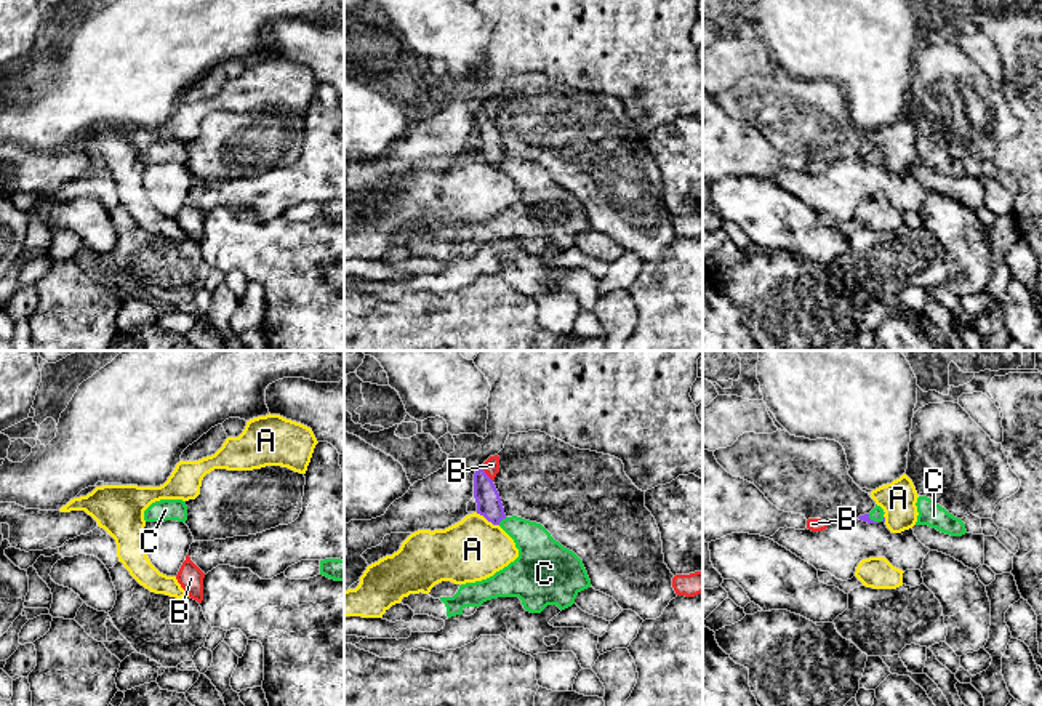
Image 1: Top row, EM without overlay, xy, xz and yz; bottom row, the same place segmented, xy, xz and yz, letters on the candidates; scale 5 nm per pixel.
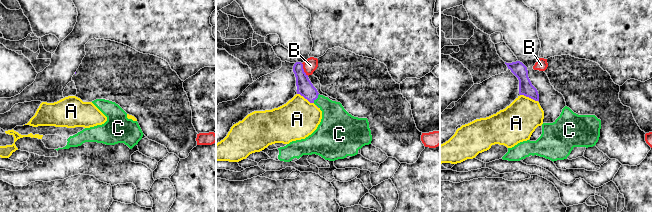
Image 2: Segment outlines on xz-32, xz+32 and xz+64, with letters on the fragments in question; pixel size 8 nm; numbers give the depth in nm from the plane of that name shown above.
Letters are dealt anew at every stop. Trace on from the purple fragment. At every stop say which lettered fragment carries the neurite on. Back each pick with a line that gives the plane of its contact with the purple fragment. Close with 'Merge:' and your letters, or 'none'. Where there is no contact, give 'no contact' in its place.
C: xz
Merge: C

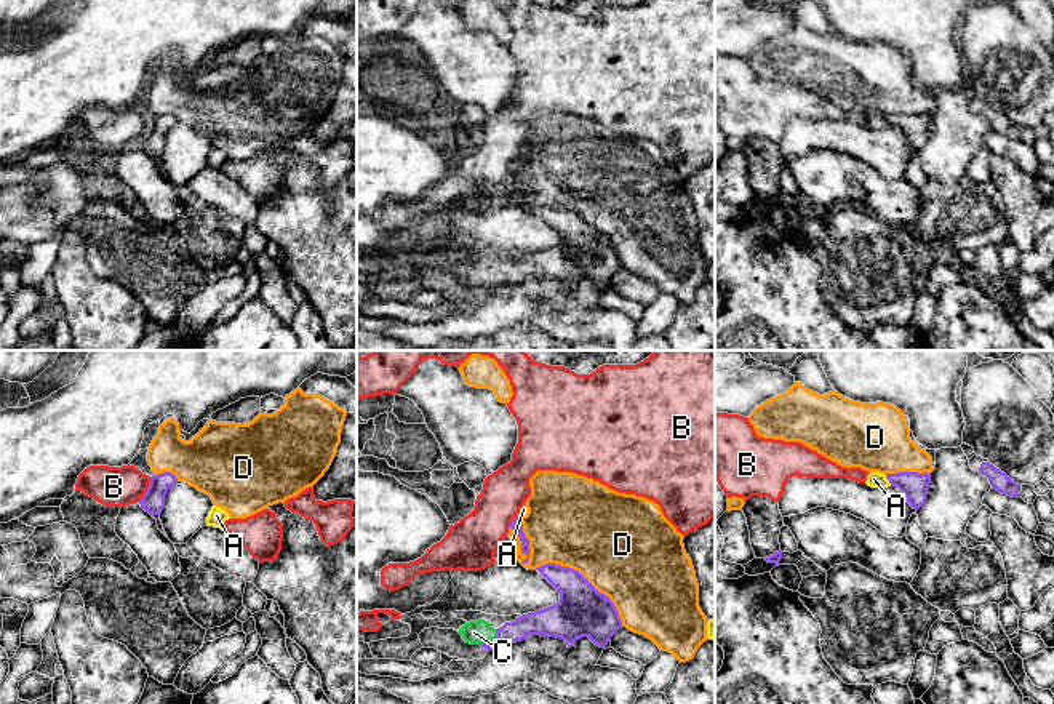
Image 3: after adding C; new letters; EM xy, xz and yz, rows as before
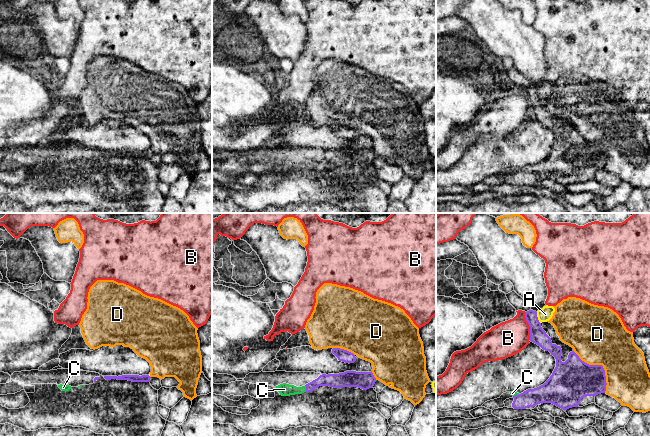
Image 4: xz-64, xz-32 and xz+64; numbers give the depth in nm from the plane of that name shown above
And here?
C: xz
Merge: C

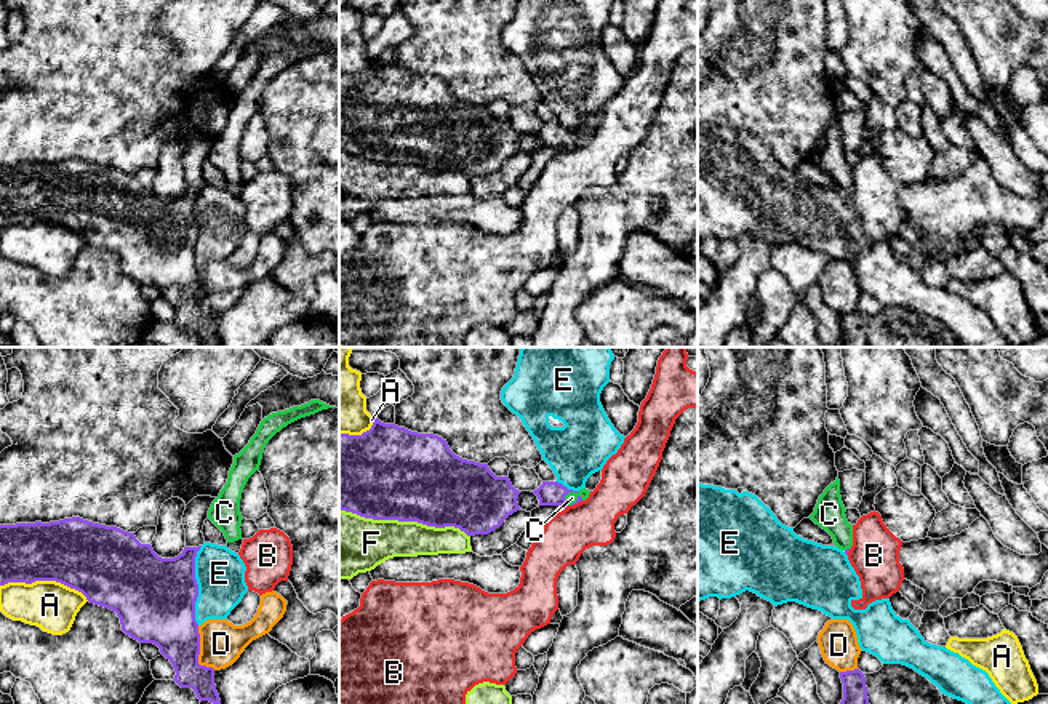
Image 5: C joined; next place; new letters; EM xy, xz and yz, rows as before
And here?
C: xz
Merge: C

